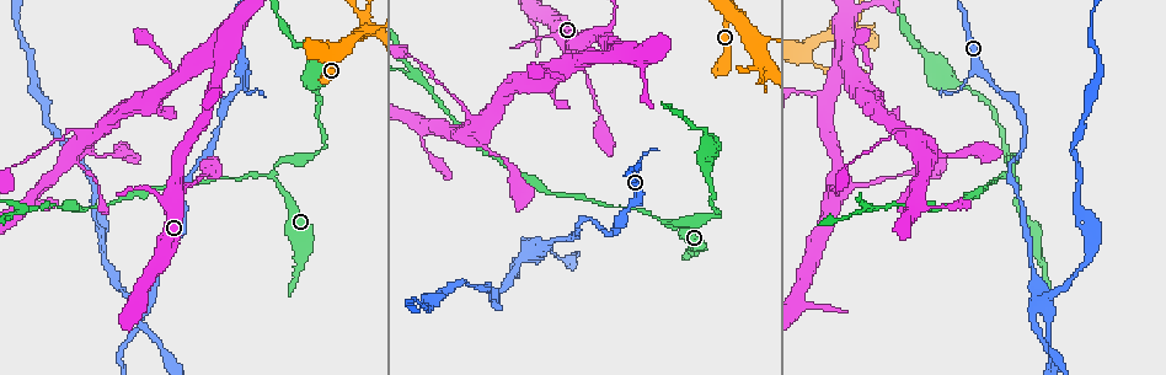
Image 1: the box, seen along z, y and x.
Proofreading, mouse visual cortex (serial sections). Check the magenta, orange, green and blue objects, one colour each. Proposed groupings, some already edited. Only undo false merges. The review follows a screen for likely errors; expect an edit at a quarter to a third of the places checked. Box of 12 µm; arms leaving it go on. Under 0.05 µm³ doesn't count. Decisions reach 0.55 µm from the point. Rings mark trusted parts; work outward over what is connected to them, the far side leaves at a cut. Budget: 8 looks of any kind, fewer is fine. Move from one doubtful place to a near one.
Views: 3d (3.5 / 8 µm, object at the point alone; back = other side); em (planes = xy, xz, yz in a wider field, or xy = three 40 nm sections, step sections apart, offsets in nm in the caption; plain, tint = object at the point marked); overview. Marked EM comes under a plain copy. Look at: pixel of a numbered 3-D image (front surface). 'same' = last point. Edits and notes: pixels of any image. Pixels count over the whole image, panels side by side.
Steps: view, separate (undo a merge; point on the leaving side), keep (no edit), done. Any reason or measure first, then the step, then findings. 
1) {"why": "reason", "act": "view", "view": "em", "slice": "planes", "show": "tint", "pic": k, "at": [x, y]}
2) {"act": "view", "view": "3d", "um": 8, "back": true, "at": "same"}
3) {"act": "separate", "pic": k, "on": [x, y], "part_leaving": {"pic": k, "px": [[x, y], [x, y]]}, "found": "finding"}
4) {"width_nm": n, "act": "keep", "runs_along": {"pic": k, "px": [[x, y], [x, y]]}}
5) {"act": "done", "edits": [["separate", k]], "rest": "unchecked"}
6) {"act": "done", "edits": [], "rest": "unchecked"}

{"act": "view", "view": "3d", "um": 3.5, "pic": 1, "at": [666, 224]}

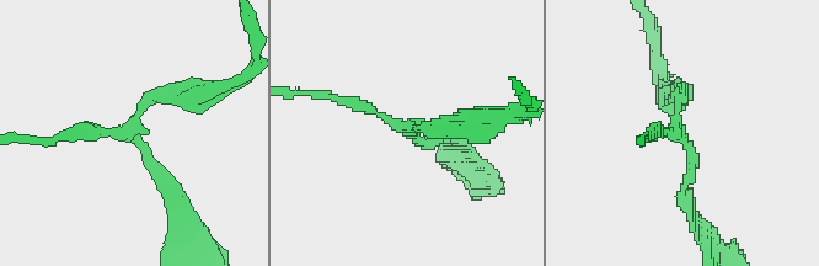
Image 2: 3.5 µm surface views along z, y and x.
{"arms": 3, "arm_widths_nm": [150, 150, 200], "act": "view", "view": "em", "slice": "xy", "step": 1, "show": "tint", "pic": 2, "at": [126, 134]}

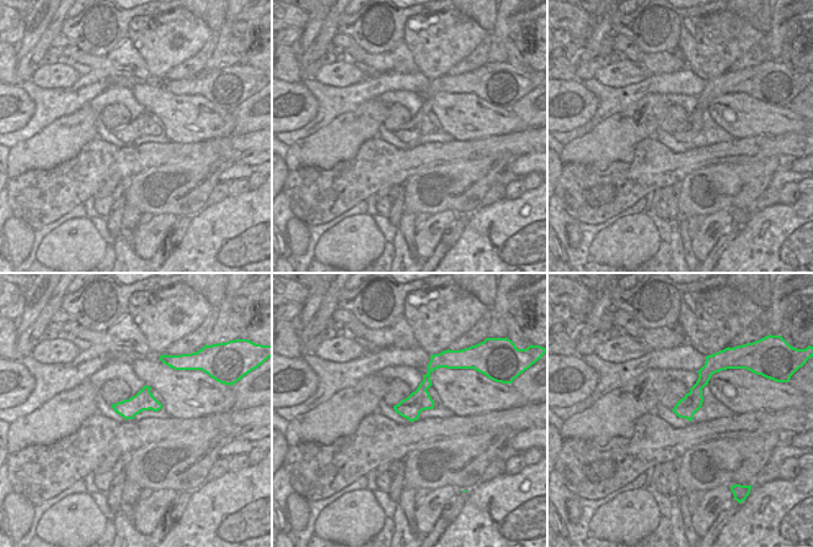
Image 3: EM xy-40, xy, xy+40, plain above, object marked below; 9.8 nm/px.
{"act": "view", "view": "em", "slice": "xy", "step": 5, "show": "tint", "at": "same"}

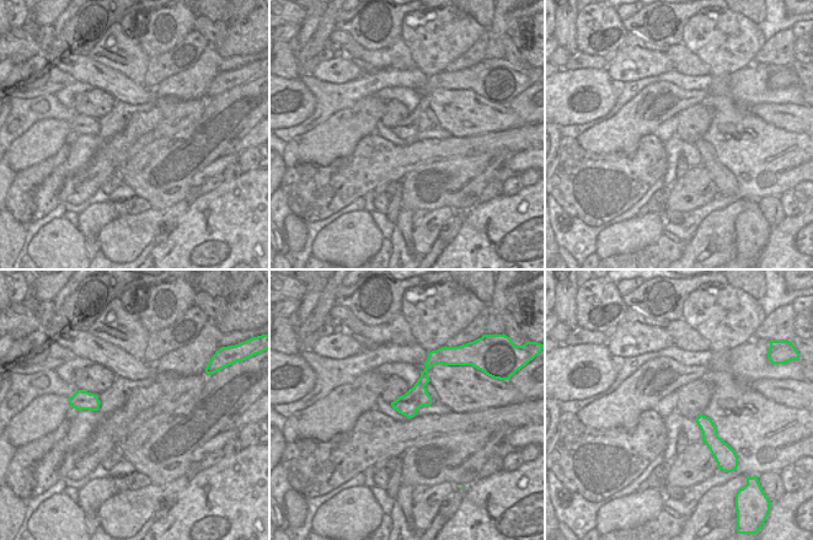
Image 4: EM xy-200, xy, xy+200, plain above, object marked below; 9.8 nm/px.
{"act": "separate", "pic": 2, "on": [367, 108], "found": "two cells meet here"}

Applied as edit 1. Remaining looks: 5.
{"act": "view", "view": "overview"}

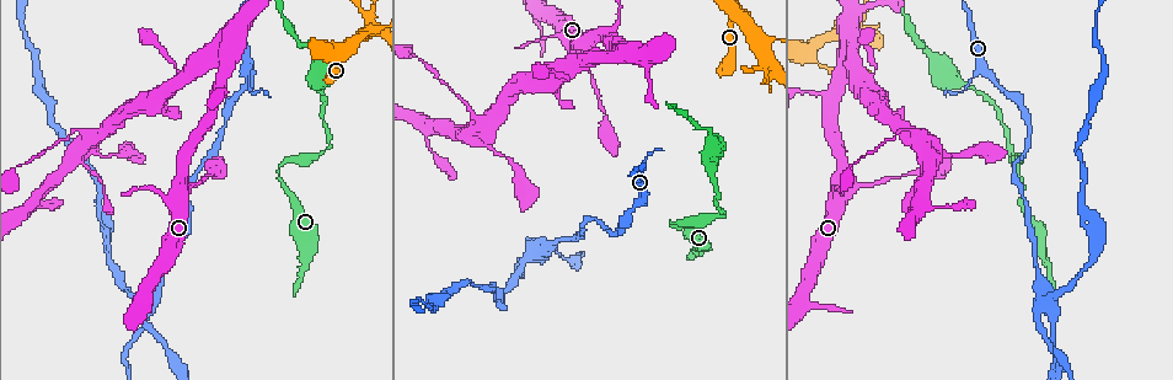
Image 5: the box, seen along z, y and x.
{"why": "abrupt turn", "act": "view", "view": "3d", "um": 3.5, "pic": 5, "at": [328, 146]}

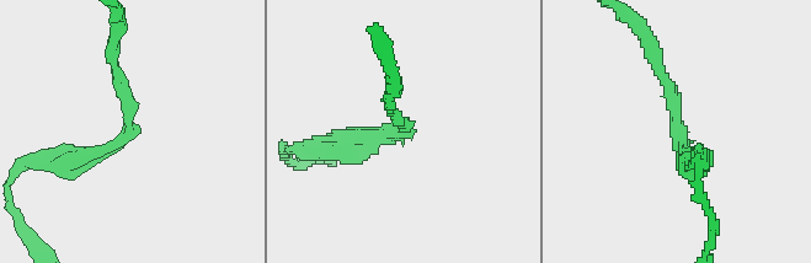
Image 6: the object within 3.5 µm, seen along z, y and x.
{"arm_widths_nm": [150, 300], "act": "view", "view": "em", "slice": "xy", "step": 3, "show": "tint", "pic": 6, "at": [678, 130]}

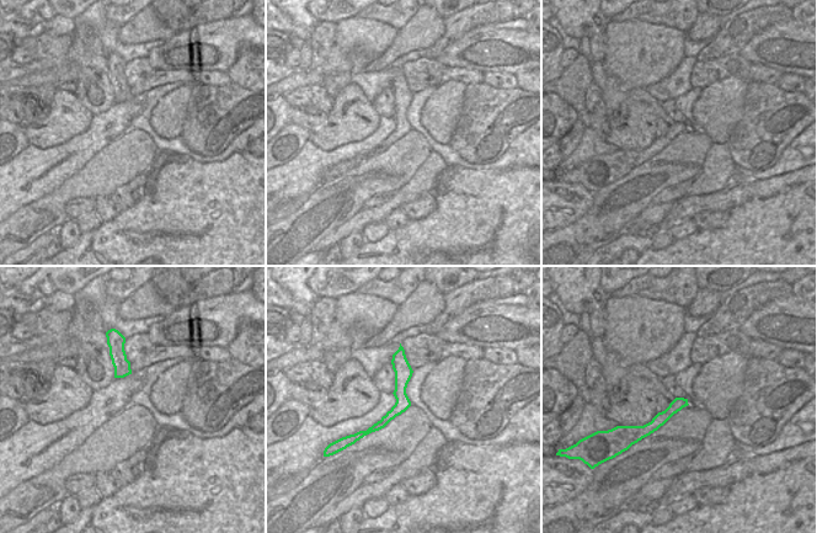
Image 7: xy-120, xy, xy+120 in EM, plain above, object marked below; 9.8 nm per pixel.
{"act": "keep", "runs_along": {"pic": 6, "px": [[62, 162], [103, 151], [129, 128], [115, 53]]}, "found": "all the same cell"}

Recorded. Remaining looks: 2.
{"why": "small branch off a trunk", "act": "view", "view": "3d", "um": 3.5, "pic": 5, "at": [79, 148]}

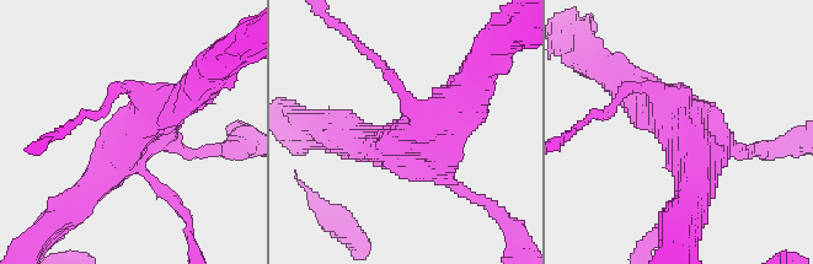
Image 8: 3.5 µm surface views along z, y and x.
{"act": "view", "view": "em", "slice": "xy", "step": 5, "show": "tint", "pic": 8, "at": [132, 137]}

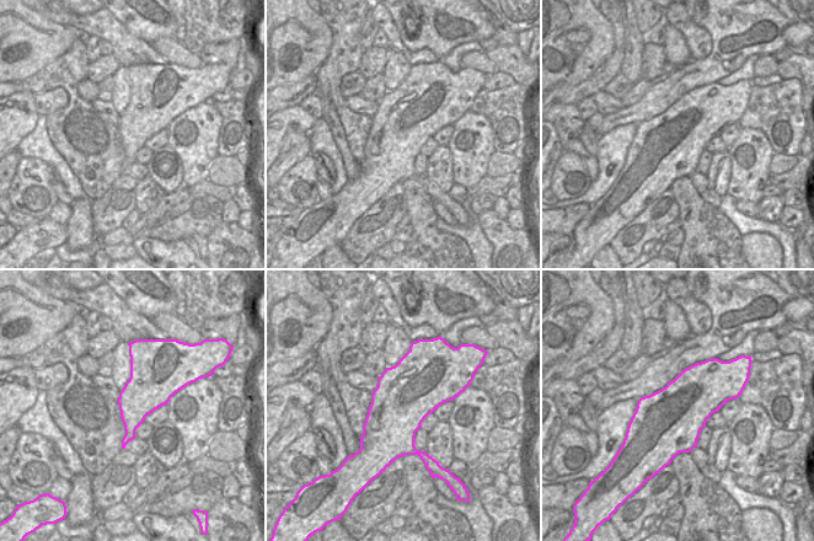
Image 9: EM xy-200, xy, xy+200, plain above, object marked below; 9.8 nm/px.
{"act": "keep", "runs_along": {"pic": 8, "px": [[198, 86], [164, 102], [96, 184]]}, "found": "all the same cell"}

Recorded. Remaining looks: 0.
{"act": "done", "edits": [["separate", 2]], "rest": "unchecked"}

